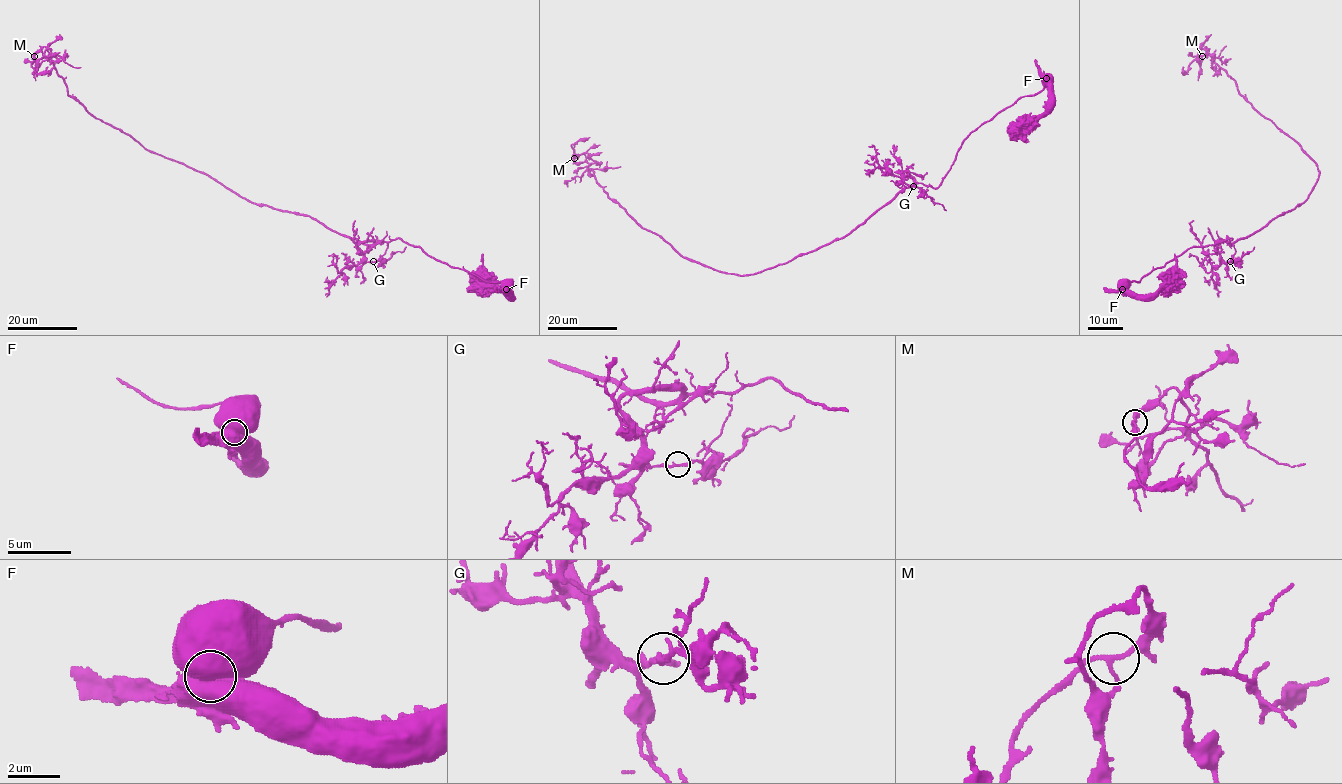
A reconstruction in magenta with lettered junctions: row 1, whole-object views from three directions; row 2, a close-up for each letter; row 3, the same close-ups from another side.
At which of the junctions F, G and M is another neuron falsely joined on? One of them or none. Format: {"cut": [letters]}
{"cut": ["F"]}

